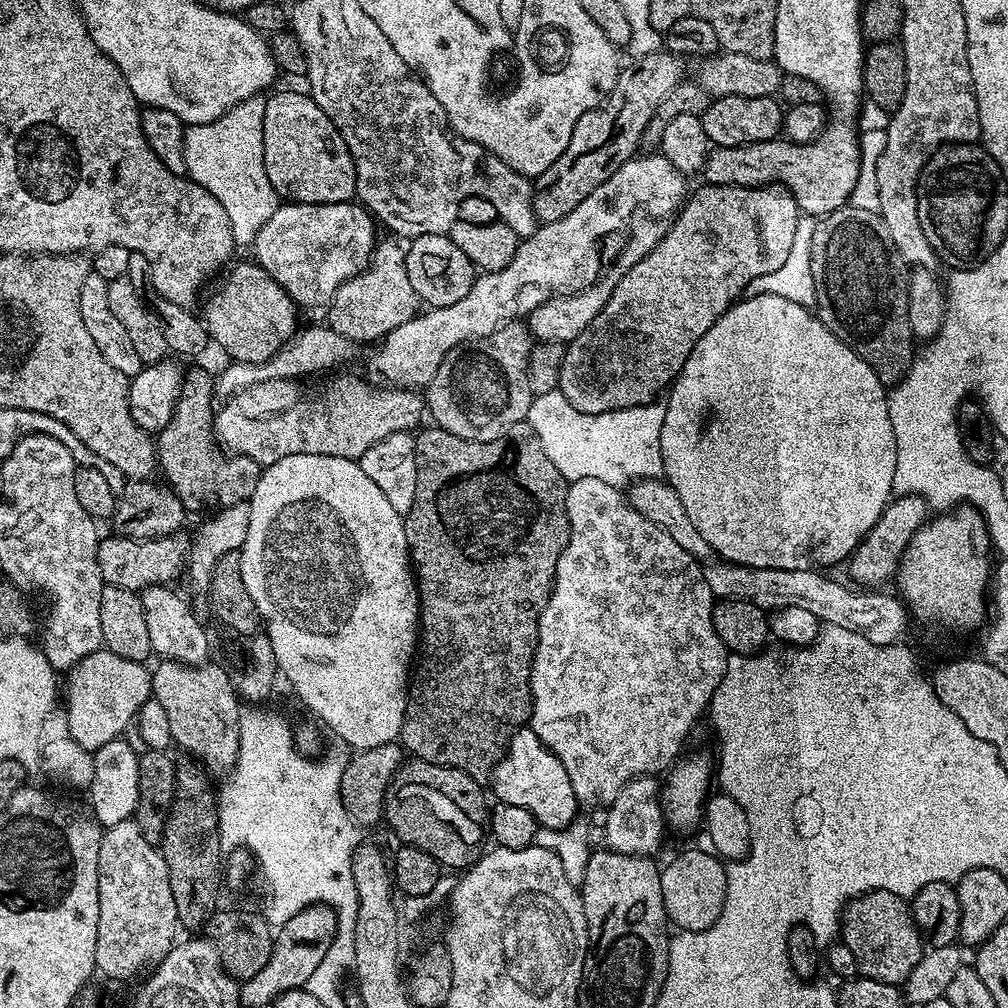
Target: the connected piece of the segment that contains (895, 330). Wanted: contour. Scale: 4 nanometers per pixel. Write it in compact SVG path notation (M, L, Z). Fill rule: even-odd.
M845 206L815 221L812 241L806 247L806 268L815 288L814 308L822 323L842 342L846 342L878 374L885 386L895 386L907 376L914 359L914 337L907 314L909 269L886 230L879 212Z

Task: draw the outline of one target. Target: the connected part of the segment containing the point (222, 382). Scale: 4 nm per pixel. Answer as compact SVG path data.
M327 325L312 326L299 329L291 339L287 340L282 347L276 351L270 359L262 363L238 363L231 361L220 376L214 380L215 395L222 400L227 400L241 391L246 390L260 382L272 379L301 379L314 372L330 370L342 365L344 362L352 361L360 351L358 342L338 334L337 331Z

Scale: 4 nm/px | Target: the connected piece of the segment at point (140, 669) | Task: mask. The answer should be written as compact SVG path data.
M101 648L83 658L71 668L68 678L68 710L66 712L67 735L80 746L95 752L112 740L119 739L124 730L135 721L142 705L151 699L152 675L149 667L141 661L121 658L112 651Z

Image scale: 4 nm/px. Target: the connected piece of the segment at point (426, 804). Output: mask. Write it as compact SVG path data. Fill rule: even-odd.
M415 758L405 759L400 765L399 772L392 776L384 795L383 823L385 825L388 823L392 827L392 832L400 839L401 845L409 844L418 850L424 850L445 869L467 870L482 855L480 843L483 842L484 836L486 840L486 825L490 815L489 801L484 801L484 792L480 787L482 787L481 781L475 780L462 770L438 766Z

